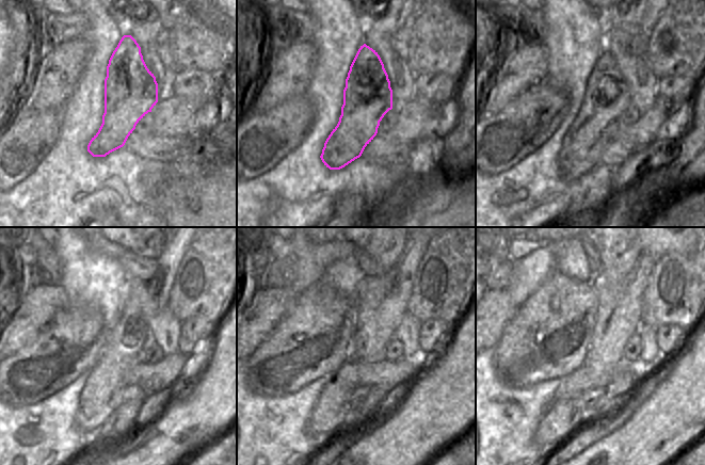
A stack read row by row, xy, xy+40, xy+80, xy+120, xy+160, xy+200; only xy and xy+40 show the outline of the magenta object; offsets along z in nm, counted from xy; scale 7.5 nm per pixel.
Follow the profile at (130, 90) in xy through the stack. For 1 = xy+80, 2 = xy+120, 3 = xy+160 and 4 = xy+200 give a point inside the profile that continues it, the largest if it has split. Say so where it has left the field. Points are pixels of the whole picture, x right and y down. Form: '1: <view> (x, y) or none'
1: xy+80 (607, 96)
2: xy+120 (126, 343)
3: xy+160 (327, 416)
4: xy+200 (560, 419)

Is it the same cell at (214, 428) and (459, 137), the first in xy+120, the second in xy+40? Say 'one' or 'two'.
one

